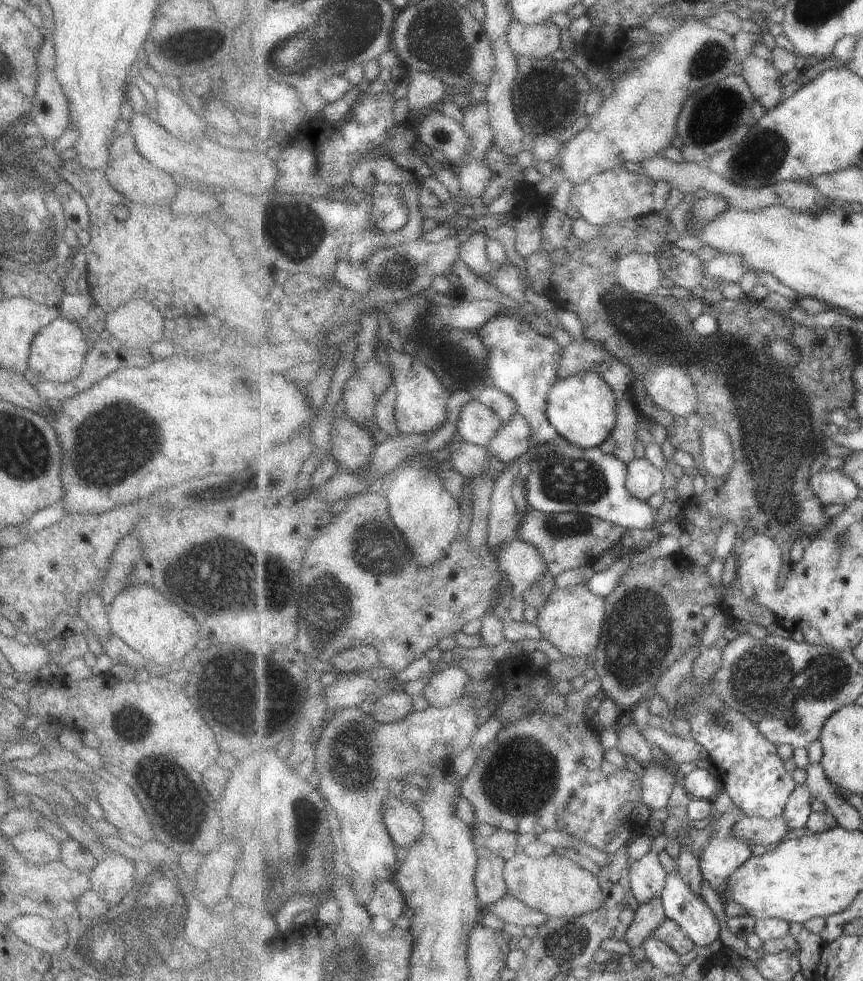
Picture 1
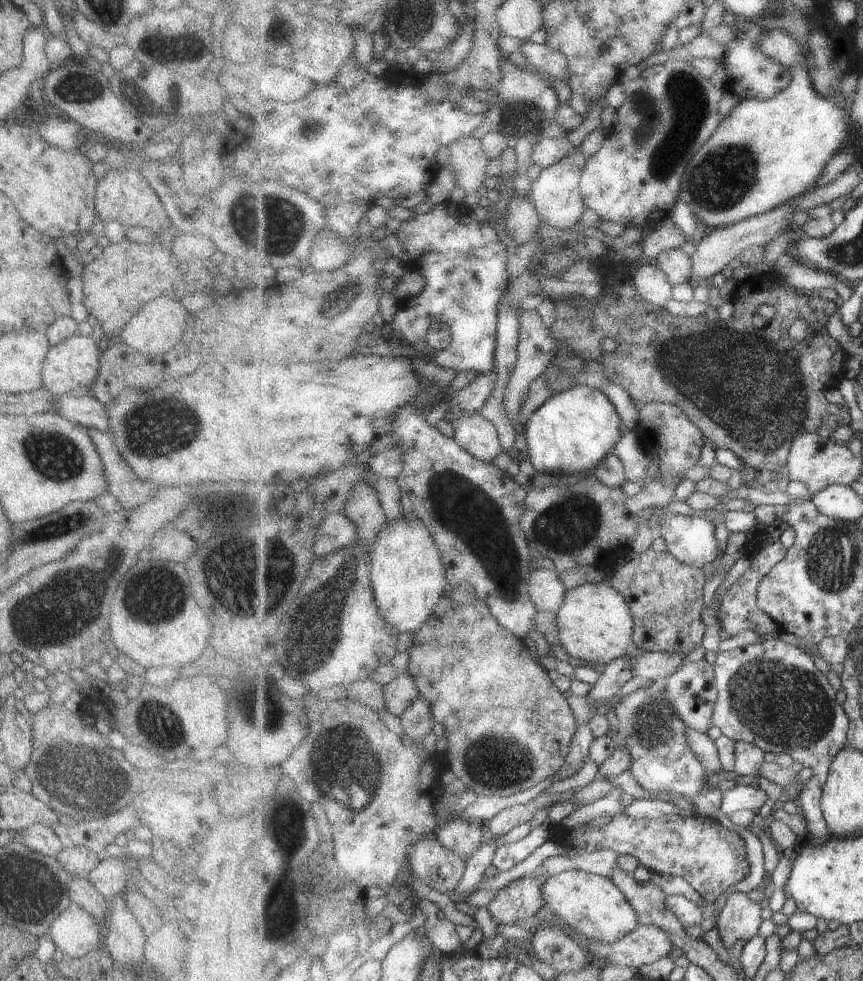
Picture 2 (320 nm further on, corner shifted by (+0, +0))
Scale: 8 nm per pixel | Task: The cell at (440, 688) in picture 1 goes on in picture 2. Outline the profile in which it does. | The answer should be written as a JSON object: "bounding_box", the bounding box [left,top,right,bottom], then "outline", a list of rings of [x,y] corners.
{"bounding_box":[398,698,435,742],"outline":[[[419,698],[398,718],[405,731],[404,735],[407,735],[411,742],[420,742],[435,726],[431,702],[425,698]]]}

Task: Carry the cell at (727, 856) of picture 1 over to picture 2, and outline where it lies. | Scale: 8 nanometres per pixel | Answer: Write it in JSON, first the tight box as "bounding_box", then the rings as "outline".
{"bounding_box":[718,892,764,960],"outline":[[[731,892],[725,899],[725,905],[719,913],[718,931],[728,955],[740,960],[745,946],[760,933],[764,925],[761,911],[762,903],[757,904],[741,892]]]}

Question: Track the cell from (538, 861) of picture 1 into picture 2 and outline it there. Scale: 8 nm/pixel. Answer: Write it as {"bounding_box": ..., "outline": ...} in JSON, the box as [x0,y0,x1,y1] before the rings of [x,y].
{"bounding_box":[543,870,640,944],"outline":[[[569,870],[551,875],[549,880],[543,884],[543,900],[545,900],[544,906],[549,906],[553,914],[559,916],[566,926],[589,940],[595,940],[595,942],[613,944],[627,936],[627,934],[633,933],[633,930],[640,926],[637,910],[633,908],[629,899],[625,897],[625,894],[612,880],[583,870]]]}

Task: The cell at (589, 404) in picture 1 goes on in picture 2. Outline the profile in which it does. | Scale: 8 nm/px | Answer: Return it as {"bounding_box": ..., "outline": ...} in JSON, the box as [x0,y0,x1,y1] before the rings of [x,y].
{"bounding_box":[527,382,623,478],"outline":[[[583,382],[575,384],[565,392],[555,393],[527,422],[530,463],[536,471],[556,478],[594,471],[623,438],[621,425],[620,412],[603,391]]]}

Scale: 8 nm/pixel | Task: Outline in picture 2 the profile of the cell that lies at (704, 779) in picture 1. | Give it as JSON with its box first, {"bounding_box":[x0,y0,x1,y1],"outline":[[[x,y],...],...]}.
{"bounding_box":[721,784,769,816],"outline":[[[735,784],[731,790],[725,790],[723,793],[723,803],[721,810],[725,816],[733,814],[738,810],[759,811],[767,802],[769,796],[759,787],[753,788],[747,784]]]}

